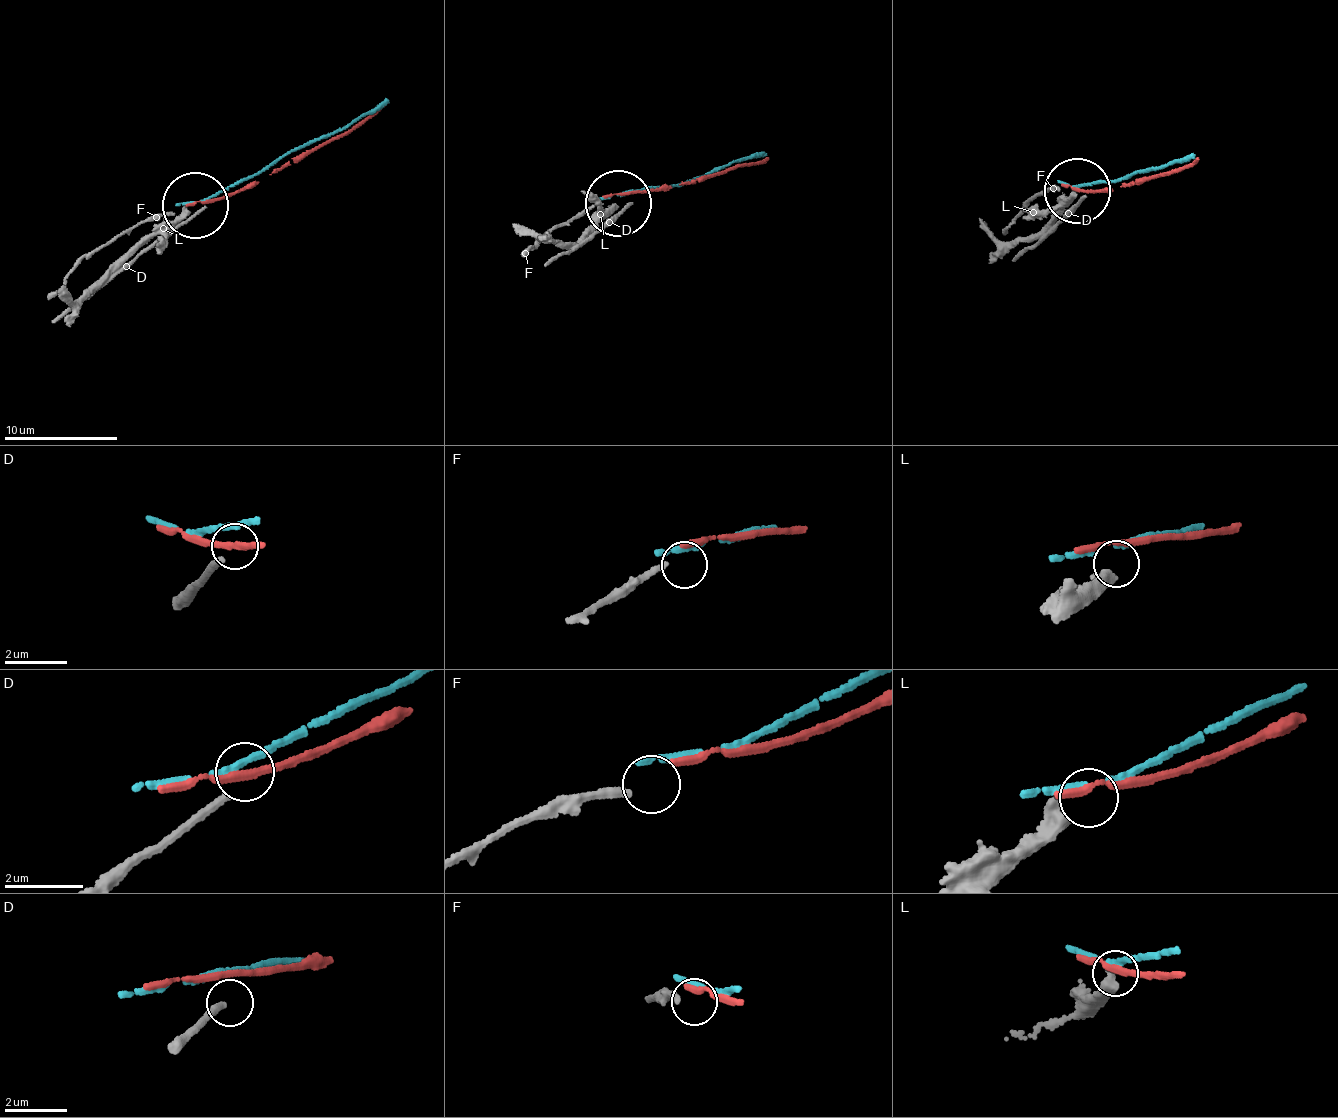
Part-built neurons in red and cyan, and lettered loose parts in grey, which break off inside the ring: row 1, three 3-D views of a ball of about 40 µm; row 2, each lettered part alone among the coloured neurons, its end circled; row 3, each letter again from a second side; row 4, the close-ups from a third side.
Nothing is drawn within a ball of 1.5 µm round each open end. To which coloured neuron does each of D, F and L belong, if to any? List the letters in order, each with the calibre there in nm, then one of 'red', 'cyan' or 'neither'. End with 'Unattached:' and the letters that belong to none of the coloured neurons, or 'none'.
D: 200 nm thick; neither
F: 180 nm thick; neither
L: 420 nm thick; neither
Unattached: D, F, L

